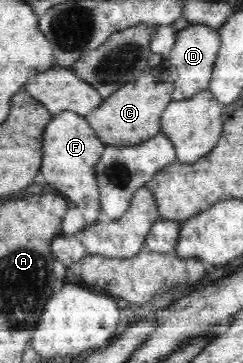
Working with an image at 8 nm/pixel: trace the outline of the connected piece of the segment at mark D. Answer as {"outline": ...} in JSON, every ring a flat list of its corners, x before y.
{"outline":[[196,23,180,30,176,44,172,47,167,60,169,64,166,76,172,82,172,101,176,99,186,99,198,91,209,90,212,72,214,72,214,62,218,58,219,32,212,29,210,25]]}

